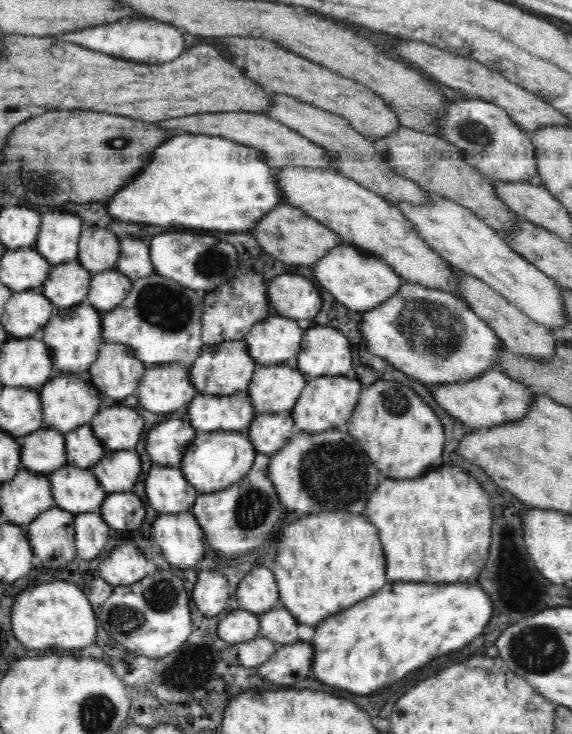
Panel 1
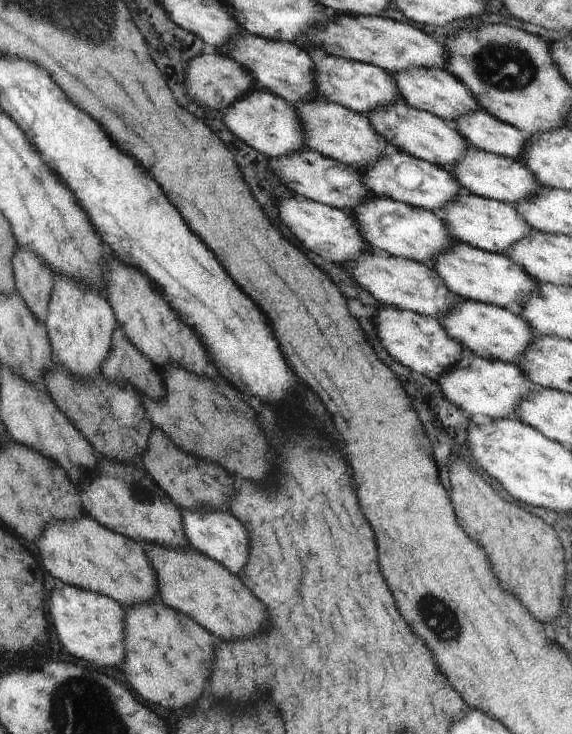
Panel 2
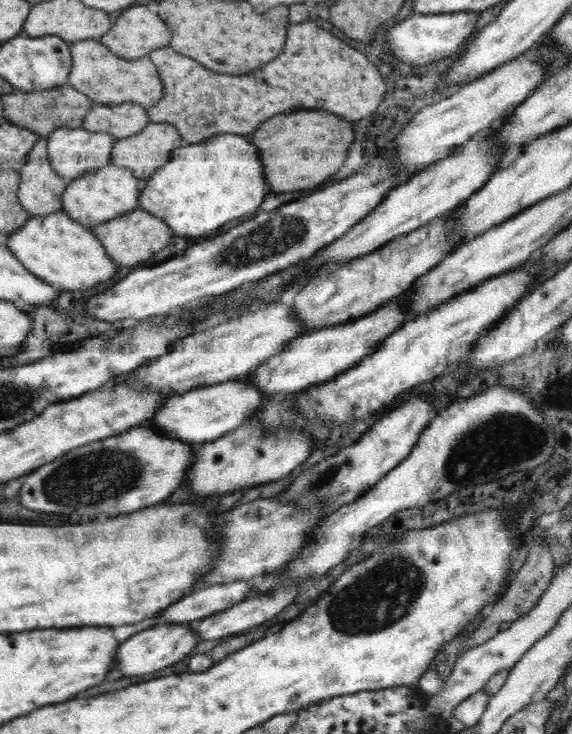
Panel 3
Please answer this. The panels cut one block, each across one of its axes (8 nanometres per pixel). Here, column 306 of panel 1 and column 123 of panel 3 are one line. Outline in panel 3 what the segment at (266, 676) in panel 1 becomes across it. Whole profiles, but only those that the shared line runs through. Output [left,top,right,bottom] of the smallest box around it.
[110,623,201,680]

